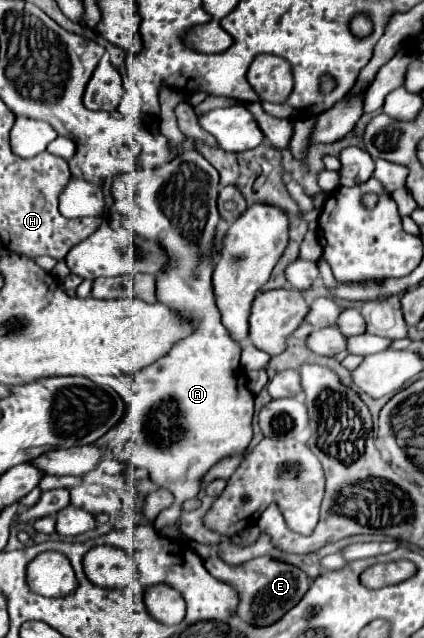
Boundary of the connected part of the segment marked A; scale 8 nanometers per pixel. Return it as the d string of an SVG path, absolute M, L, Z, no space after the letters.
M190 150L190 152L184 152L182 156L178 156L176 160L172 160L170 164L164 164L160 168L154 168L154 170L138 170L134 174L116 174L112 178L106 180L108 188L110 188L110 194L112 194L112 212L120 214L124 224L132 230L136 230L140 236L148 238L148 240L158 240L160 244L164 244L164 248L168 250L168 254L172 256L172 268L168 272L162 272L158 276L158 302L162 304L168 304L172 308L176 308L184 318L190 318L196 322L196 330L192 336L188 336L186 340L182 340L180 344L176 344L176 348L172 348L172 352L168 352L168 356L156 360L154 364L150 364L148 368L140 370L136 376L134 376L134 386L132 386L132 394L134 398L128 400L126 404L126 414L124 418L120 420L120 424L116 424L116 428L112 428L108 432L108 436L104 436L104 440L96 440L96 444L120 444L122 446L122 438L124 438L124 450L116 452L118 458L122 458L124 462L132 464L134 468L146 468L150 472L150 480L156 482L160 488L168 488L176 499L174 503L167 509L163 510L154 521L154 528L157 531L161 531L169 526L178 526L180 528L180 516L181 506L184 500L188 498L194 498L198 492L200 492L200 478L216 464L220 462L222 458L230 458L230 456L240 456L240 454L246 454L246 448L252 440L252 416L254 416L254 396L240 384L240 376L238 376L238 370L240 370L240 344L230 336L230 332L222 326L220 322L220 312L216 308L216 302L214 302L214 294L212 294L212 272L208 274L208 268L212 268L214 264L214 232L216 232L216 226L220 222L220 214L216 210L216 200L218 200L218 172L216 168L212 168L212 164L208 164L204 160L204 156L198 152L198 150Z

